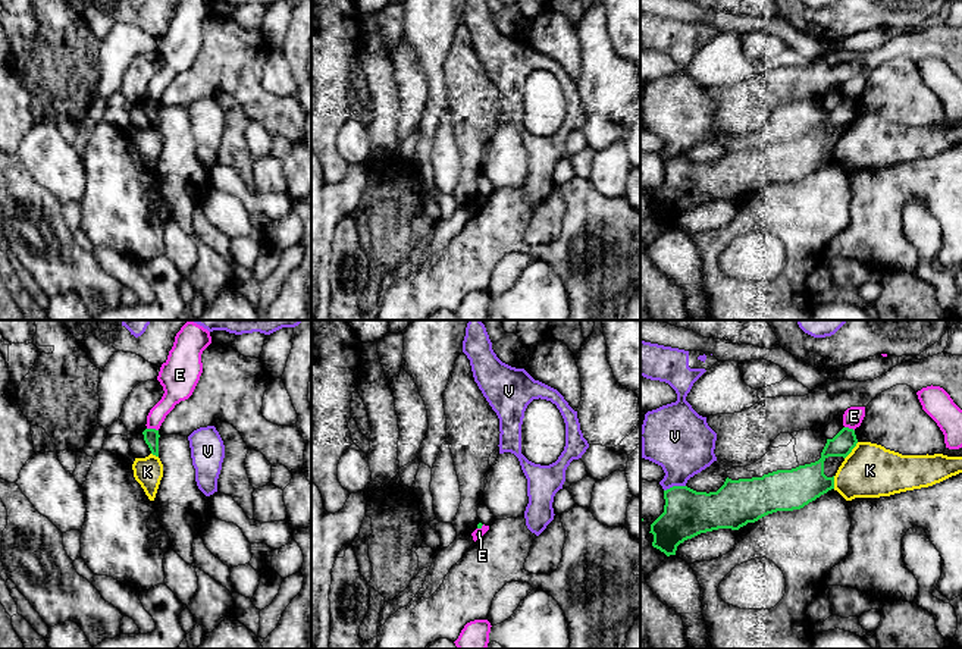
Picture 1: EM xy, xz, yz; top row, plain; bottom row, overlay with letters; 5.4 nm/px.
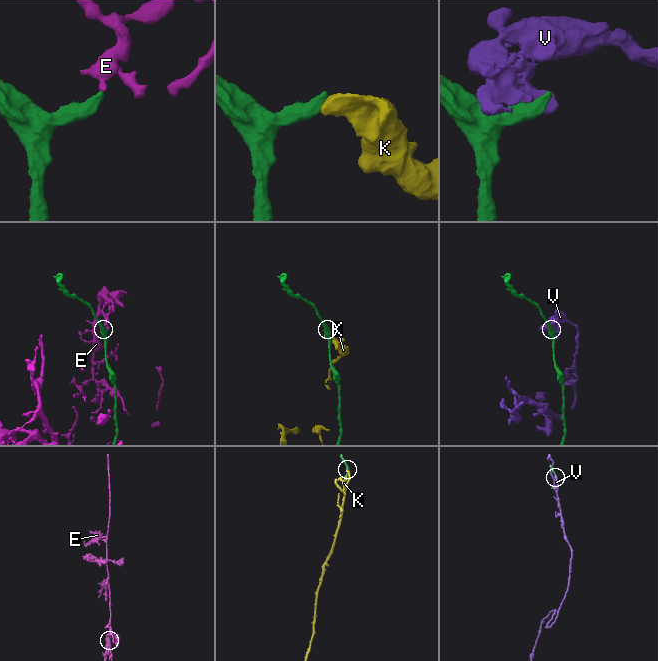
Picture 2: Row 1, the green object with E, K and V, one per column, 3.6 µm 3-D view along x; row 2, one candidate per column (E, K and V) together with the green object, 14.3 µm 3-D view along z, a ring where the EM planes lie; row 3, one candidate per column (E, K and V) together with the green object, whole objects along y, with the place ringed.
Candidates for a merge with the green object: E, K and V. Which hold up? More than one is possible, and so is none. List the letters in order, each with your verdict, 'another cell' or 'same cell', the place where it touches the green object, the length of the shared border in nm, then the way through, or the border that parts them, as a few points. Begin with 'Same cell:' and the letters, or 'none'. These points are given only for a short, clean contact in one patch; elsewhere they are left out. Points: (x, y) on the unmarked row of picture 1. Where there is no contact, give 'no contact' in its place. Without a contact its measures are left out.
Same cell: none
E: another cell | xy (153, 100) | 70 nm | along xy (147, 99), (157, 102)
K: another cell | yz (851, 122) | 120 nm | along yz (858, 113), (845, 129)
V: another cell | yz (674, 157) | 120 nm

